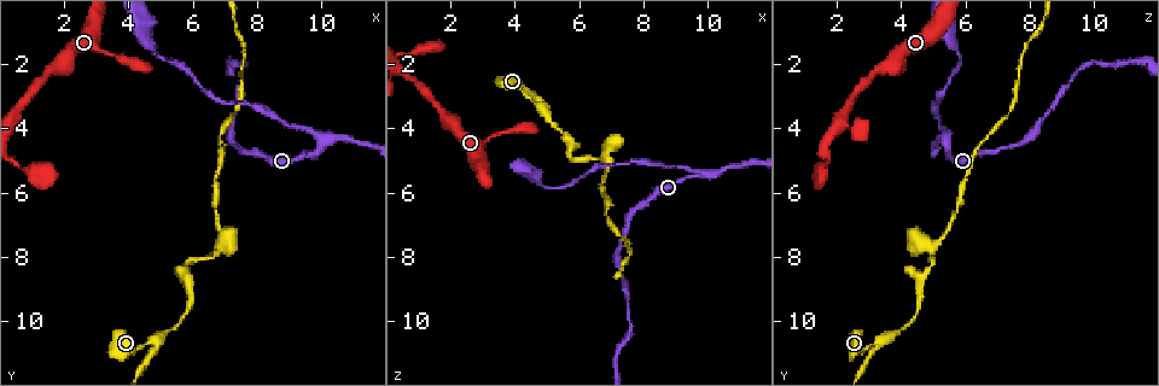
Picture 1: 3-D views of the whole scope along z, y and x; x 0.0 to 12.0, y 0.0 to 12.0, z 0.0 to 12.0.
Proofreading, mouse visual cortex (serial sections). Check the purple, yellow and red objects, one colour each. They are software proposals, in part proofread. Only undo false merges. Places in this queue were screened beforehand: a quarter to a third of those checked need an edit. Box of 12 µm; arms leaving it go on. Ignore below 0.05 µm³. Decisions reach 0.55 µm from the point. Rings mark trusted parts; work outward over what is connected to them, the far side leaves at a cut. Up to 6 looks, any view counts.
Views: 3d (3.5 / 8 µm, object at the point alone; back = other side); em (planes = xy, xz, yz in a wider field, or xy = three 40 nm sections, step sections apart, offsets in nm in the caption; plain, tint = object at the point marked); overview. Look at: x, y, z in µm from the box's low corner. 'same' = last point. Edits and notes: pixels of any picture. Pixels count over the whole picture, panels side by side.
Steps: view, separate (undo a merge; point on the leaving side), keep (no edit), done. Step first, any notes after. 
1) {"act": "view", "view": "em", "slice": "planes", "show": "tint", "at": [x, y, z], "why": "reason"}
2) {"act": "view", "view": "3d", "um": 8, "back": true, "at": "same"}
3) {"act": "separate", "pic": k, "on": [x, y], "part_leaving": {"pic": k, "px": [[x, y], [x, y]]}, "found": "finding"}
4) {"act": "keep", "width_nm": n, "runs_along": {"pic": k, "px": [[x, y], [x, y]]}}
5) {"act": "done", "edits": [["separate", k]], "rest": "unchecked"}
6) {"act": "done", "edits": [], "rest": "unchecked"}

{"act": "view", "view": "3d", "um": 3.5, "back": true, "at": [3.8, 1.8, 4.1], "why": "thick turns thin"}

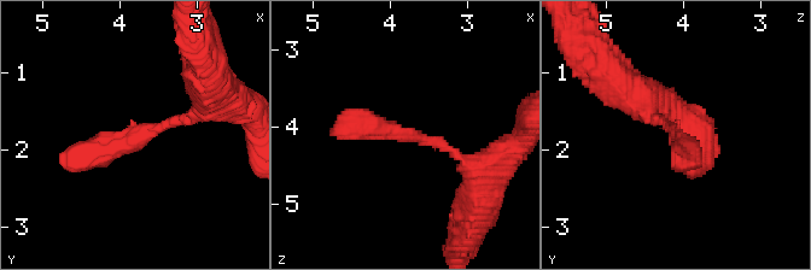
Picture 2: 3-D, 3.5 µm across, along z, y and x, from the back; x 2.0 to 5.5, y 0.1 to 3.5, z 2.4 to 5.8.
{"act": "view", "view": "em", "slice": "xy", "step": 5, "show": "tint", "at": [3.85, 1.85, 4.10]}

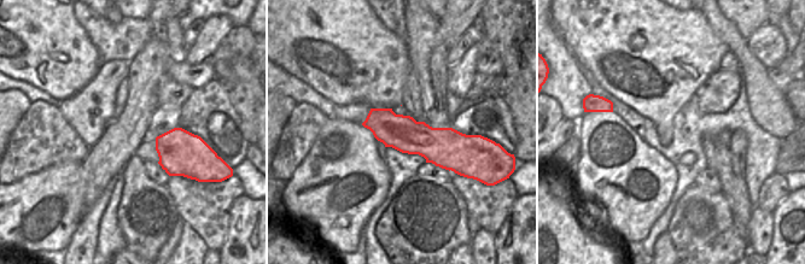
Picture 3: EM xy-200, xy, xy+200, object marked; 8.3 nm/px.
{"act": "keep", "runs_along": {"pic": 2, "px": [[200, 109], [141, 139], [63, 160]]}, "found": "all the same cell"}

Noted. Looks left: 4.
{"act": "view", "view": "3d", "um": 3.5, "at": [10.0, 4.3, 5.4]}

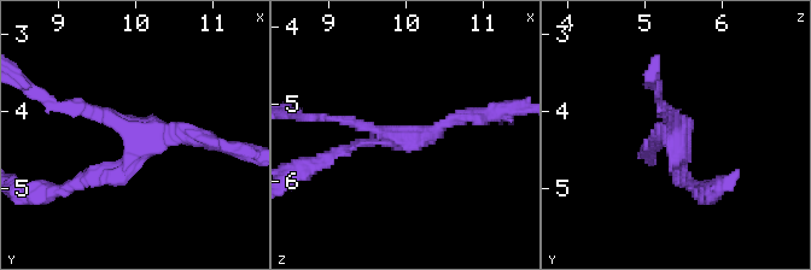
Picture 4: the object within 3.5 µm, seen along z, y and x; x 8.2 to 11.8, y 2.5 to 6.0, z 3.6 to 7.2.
{"act": "view", "view": "em", "slice": "xy", "step": 3, "show": "tint", "at": [10.00, 4.40, 5.45], "arms": 3, "arm_widths_nm": [150, 150, 200], "why": "now the EM"}

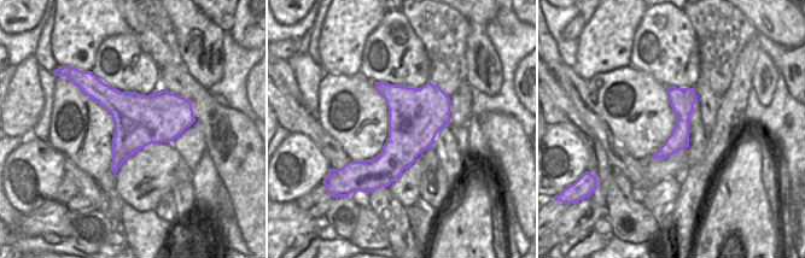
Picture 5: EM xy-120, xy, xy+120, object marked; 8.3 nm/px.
{"act": "view", "view": "em", "slice": "xy", "step": 2, "show": "tint", "at": "same", "why": "another direction"}

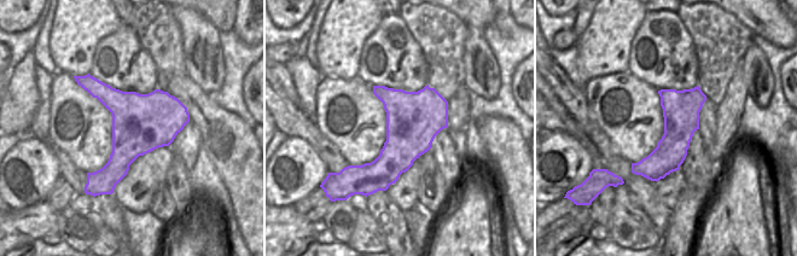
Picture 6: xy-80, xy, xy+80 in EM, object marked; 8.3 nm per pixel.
{"act": "keep", "runs_along": {"pic": 4, "px": [[689, 182], [661, 105]]}, "found": "all the same cell"}

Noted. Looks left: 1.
{"act": "done", "edits": [], "rest": "unchecked"}

